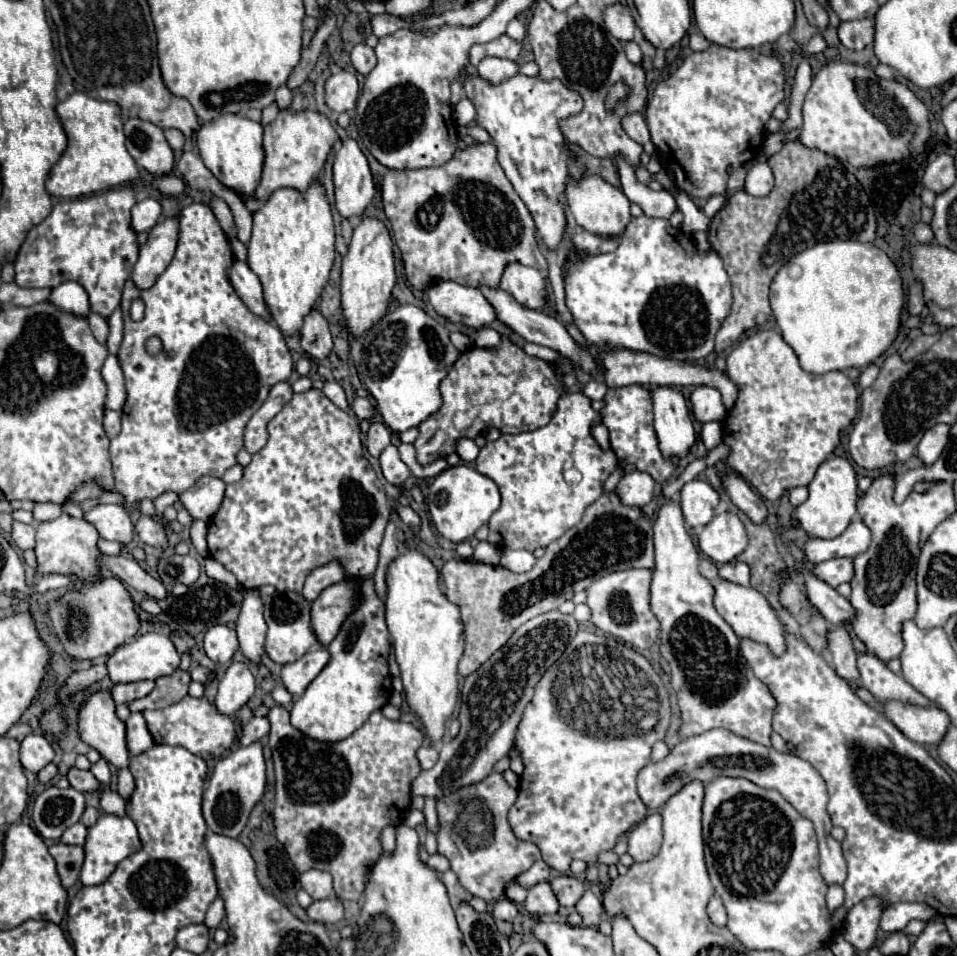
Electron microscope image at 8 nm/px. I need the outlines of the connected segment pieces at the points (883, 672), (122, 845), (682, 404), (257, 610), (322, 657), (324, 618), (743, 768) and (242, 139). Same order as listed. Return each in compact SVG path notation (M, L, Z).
M870 653L858 655L858 671L862 677L862 687L866 687L878 703L906 701L910 705L932 705L924 695L914 691L900 675L892 673L878 657Z
M102 815L94 827L88 829L88 839L84 845L86 851L86 861L82 865L82 875L80 881L84 885L98 885L104 883L118 867L120 861L124 861L126 857L130 857L132 853L136 853L142 847L140 839L138 839L138 831L134 827L134 821L130 817L114 817L114 815Z
M658 387L652 395L654 401L654 429L664 457L682 459L696 443L696 433L688 415L686 399L680 391Z
M250 591L244 595L242 611L236 621L238 641L242 655L258 665L260 657L264 655L264 641L266 641L266 621L262 617L262 599L258 591Z
M318 647L318 651L308 651L302 659L284 665L280 679L292 695L300 697L306 687L318 677L318 673L328 665L328 661L330 653L326 651L326 647Z
M346 577L322 591L312 603L312 629L322 645L328 645L340 631L346 617L360 605L360 583Z
M712 729L702 735L680 741L666 759L658 763L648 763L638 773L638 795L648 809L658 809L672 795L676 795L684 785L692 781L700 781L708 785L716 777L744 777L760 787L780 791L788 803L792 803L802 815L806 815L814 823L814 831L818 835L818 847L820 847L820 873L824 881L828 885L844 883L846 859L842 853L842 845L830 835L832 821L826 811L826 803L828 803L826 783L814 771L814 767L810 767L810 763L806 763L804 759L798 759L796 755L782 755L772 747L762 747L726 729Z
M222 115L214 119L212 123L206 123L200 127L198 135L198 149L204 159L204 165L212 171L212 175L236 191L240 199L244 201L248 211L258 211L260 201L256 197L256 187L260 183L262 175L262 163L264 163L264 147L262 147L262 125L258 121L250 121L240 115Z

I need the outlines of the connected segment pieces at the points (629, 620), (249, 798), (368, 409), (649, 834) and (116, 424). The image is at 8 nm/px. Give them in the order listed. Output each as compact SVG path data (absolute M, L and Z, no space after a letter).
M626 569L626 571L616 571L616 573L596 579L586 589L588 593L586 605L592 611L590 623L622 639L636 651L650 649L656 643L656 633L658 633L658 621L654 619L654 613L650 611L650 603L648 603L650 601L650 579L652 579L650 569Z
M256 741L248 747L234 749L230 755L226 755L216 763L204 789L202 813L208 829L212 833L236 839L244 829L252 807L262 799L264 789L266 789L266 767L264 767L262 745Z
M354 397L352 409L354 409L354 413L356 413L358 419L370 419L374 415L374 407L372 407L372 403L370 403L368 397Z
M658 813L648 815L638 827L628 833L628 853L634 861L652 859L662 843L662 817Z
M104 411L104 431L110 439L114 439L120 433L120 413Z

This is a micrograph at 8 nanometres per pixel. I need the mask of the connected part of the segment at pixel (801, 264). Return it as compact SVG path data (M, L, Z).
M820 243L798 253L786 263L770 285L770 305L782 337L794 349L804 371L830 373L852 367L868 367L896 339L904 309L902 277L892 259L870 243Z

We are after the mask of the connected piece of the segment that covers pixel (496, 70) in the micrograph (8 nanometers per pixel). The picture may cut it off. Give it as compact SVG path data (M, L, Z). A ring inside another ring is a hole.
M490 57L490 59L482 59L482 63L478 65L478 73L490 85L500 85L502 81L518 75L520 65L516 61L510 61L510 59L494 59L494 57Z

